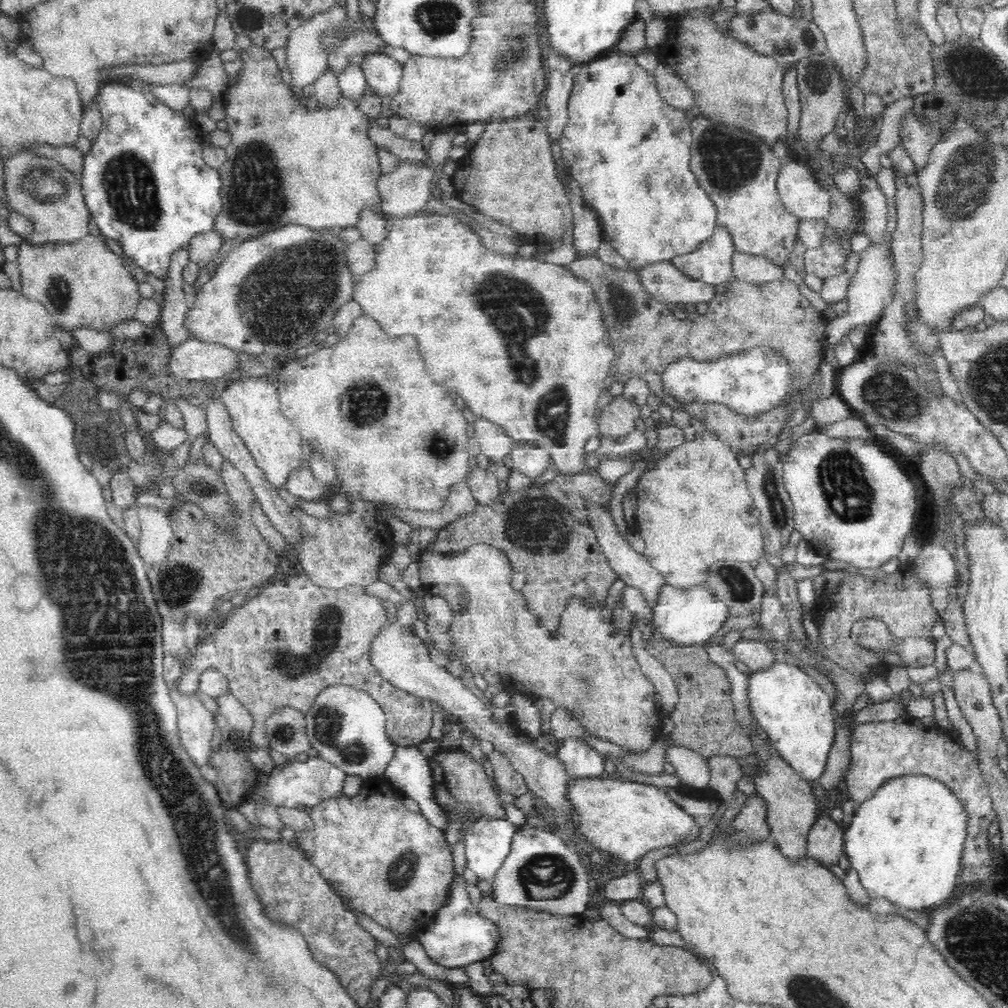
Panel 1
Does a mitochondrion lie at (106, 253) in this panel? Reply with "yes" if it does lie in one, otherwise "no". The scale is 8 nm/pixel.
no

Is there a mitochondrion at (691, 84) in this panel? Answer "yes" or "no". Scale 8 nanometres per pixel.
no

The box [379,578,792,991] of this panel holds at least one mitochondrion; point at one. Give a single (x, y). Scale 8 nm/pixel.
(547, 875)

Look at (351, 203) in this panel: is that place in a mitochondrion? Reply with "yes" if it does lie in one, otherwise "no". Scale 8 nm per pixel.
no

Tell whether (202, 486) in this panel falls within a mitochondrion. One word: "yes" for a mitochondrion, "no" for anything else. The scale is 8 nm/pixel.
yes

